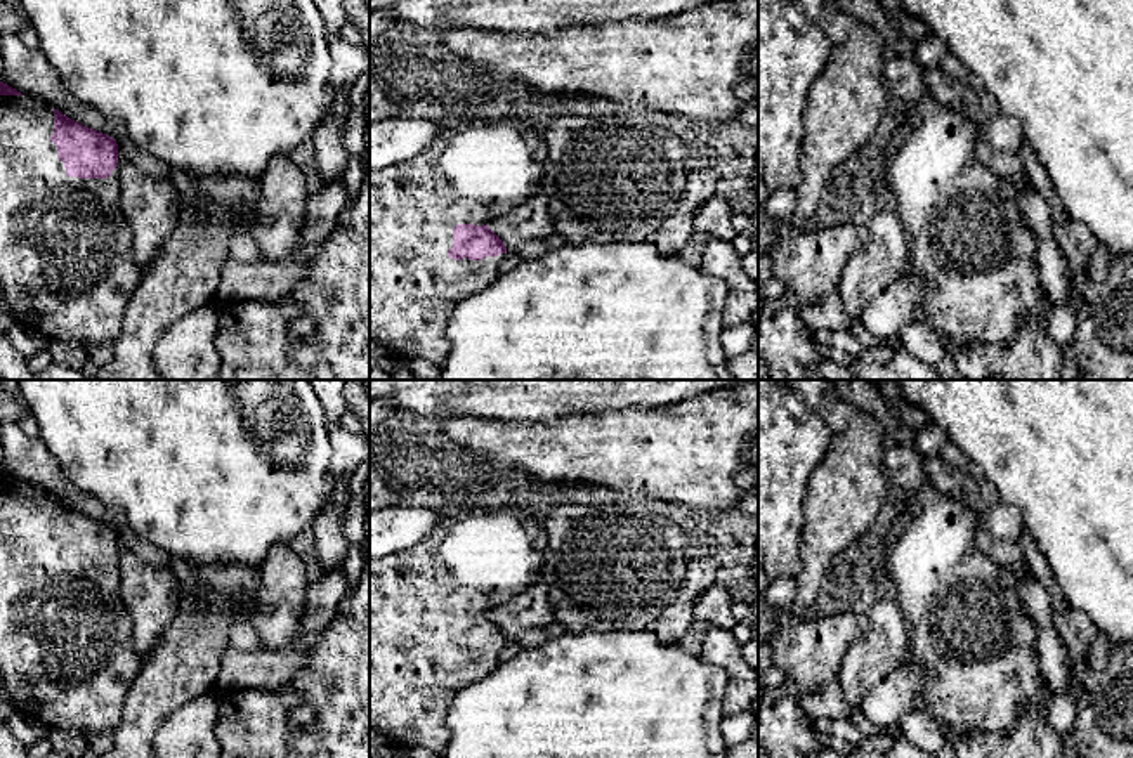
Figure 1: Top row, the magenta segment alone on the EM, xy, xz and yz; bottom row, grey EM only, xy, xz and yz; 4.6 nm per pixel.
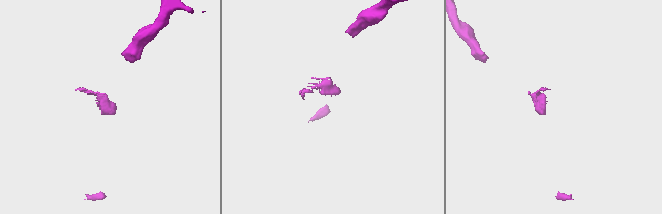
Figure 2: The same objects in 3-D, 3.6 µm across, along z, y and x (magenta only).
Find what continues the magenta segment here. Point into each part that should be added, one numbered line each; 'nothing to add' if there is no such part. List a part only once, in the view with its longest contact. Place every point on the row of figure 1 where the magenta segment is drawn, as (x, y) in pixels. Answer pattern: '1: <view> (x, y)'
1: xy (66, 269)

